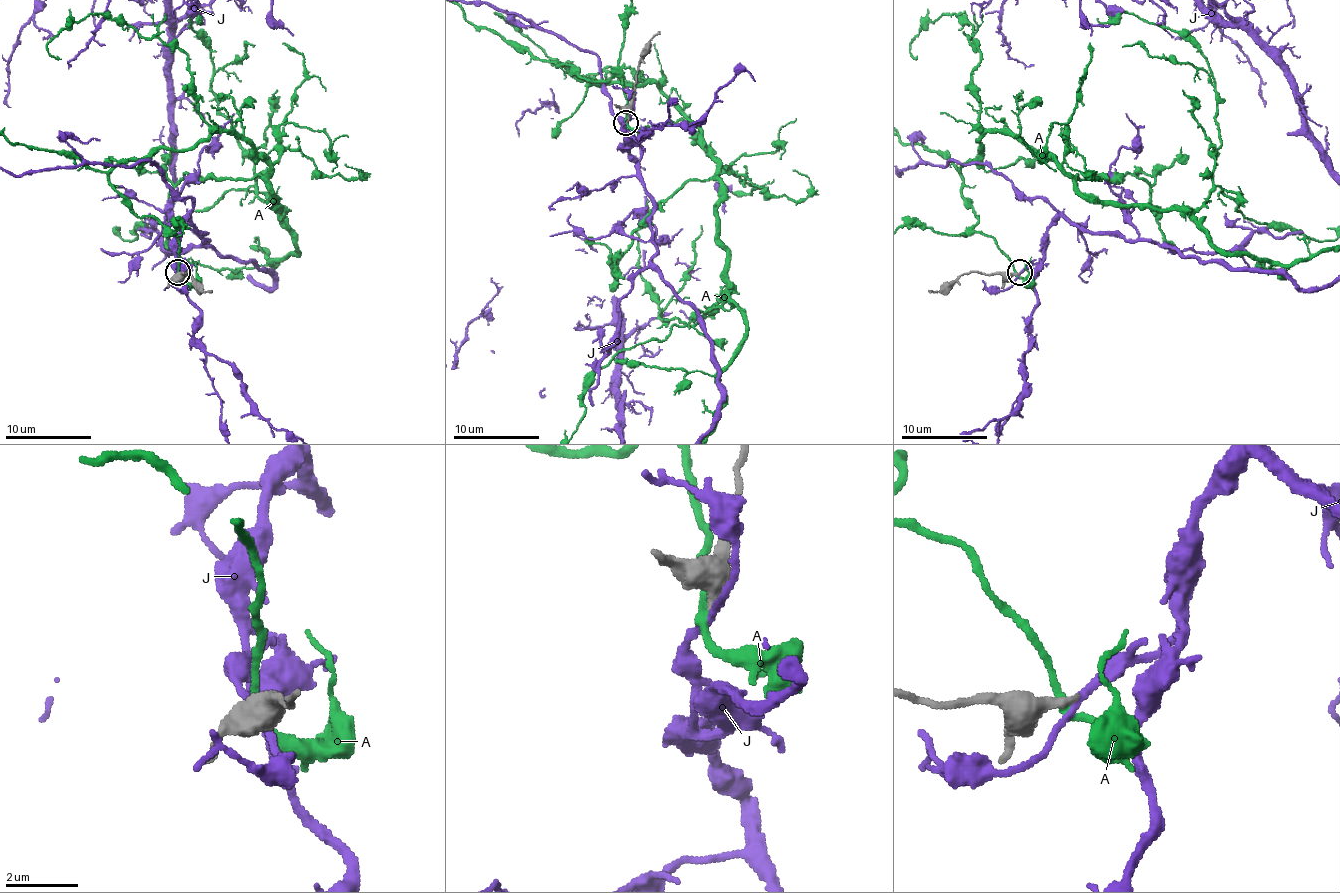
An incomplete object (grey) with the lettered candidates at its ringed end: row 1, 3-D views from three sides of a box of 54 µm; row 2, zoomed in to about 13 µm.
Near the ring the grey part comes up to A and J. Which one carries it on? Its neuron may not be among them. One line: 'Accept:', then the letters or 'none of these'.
Accept: none of these

